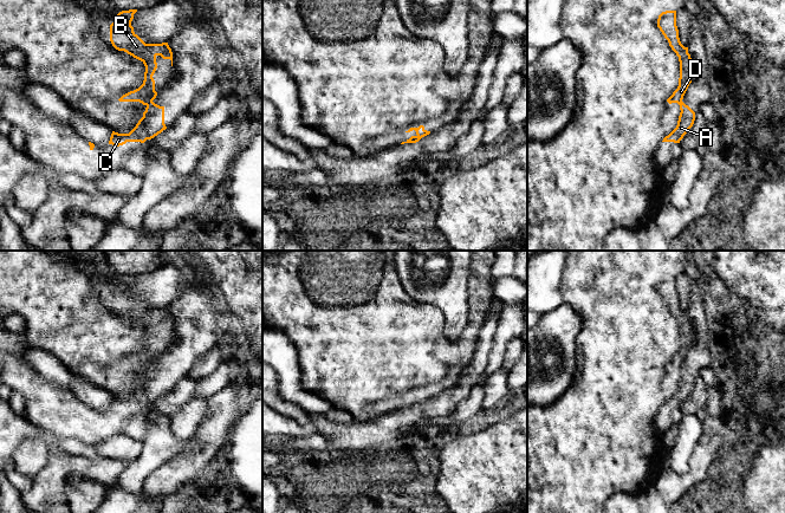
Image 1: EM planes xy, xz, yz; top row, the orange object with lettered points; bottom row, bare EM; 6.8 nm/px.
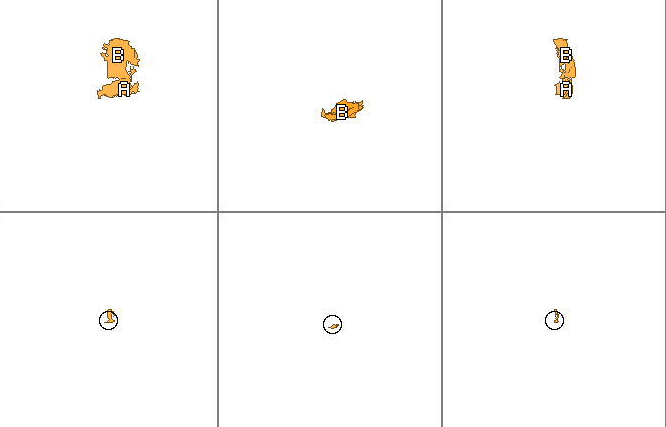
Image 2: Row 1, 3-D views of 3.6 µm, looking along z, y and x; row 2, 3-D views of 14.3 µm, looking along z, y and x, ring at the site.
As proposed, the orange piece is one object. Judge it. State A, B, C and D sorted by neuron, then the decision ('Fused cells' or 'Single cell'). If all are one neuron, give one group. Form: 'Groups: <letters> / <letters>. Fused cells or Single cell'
Groups: A C / B D. Fused cells

